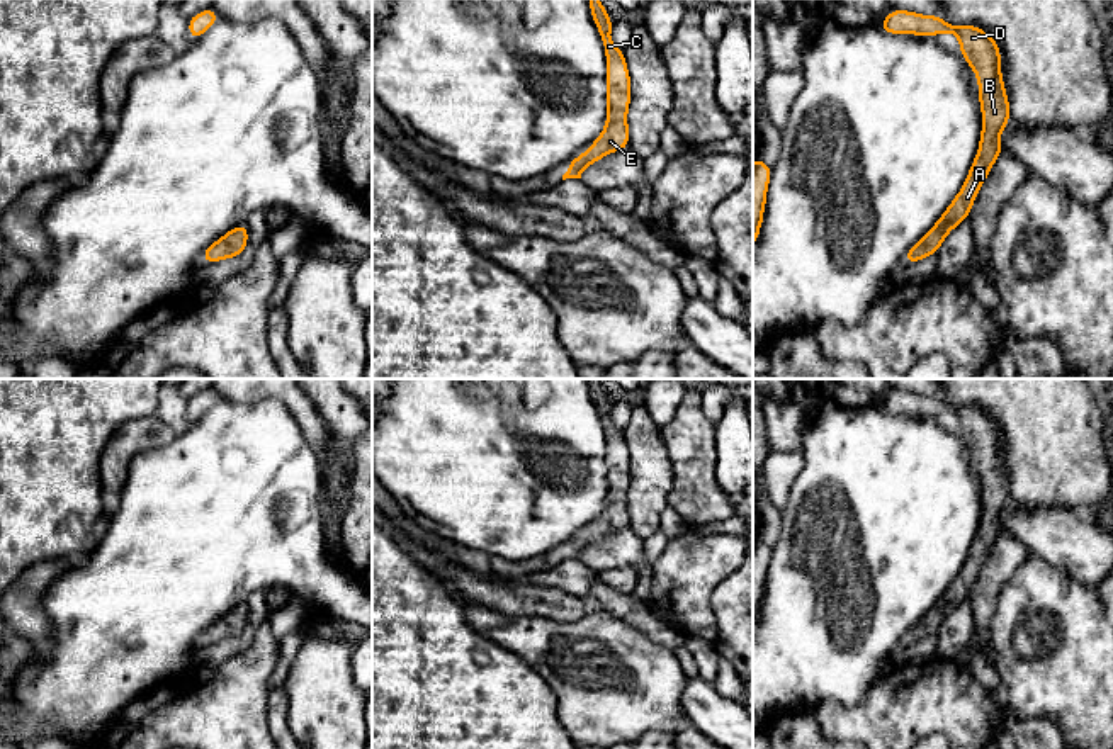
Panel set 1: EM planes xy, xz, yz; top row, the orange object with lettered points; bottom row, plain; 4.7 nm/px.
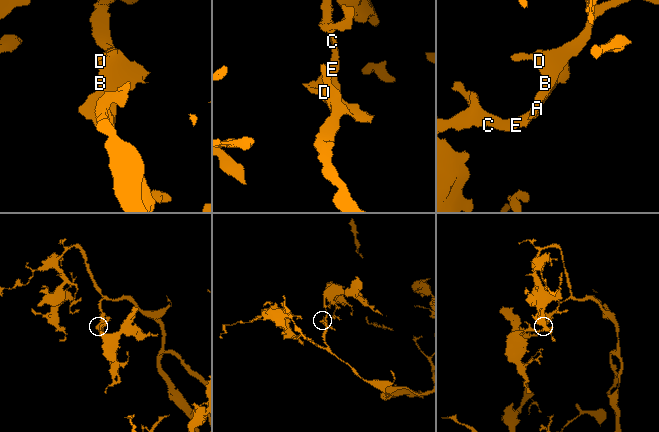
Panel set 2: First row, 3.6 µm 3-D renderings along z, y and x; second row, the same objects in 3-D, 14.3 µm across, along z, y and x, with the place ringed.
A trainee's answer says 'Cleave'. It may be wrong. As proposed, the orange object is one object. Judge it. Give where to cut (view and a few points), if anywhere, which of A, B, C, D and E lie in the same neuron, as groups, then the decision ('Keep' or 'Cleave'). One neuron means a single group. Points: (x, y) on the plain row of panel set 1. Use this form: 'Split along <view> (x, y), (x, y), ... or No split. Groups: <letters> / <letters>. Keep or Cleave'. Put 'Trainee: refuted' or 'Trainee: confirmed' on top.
Trainee: refuted
No split. Groups: A B C D E. Keep

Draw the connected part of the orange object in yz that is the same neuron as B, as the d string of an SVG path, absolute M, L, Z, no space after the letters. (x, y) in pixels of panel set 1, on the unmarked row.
M894 389L879 408L889 414L938 416L950 413L960 421L960 435L967 440L979 460L979 481L982 487L982 513L979 532L967 560L936 605L906 634L906 644L912 645L924 637L936 635L946 615L969 600L969 589L980 572L994 542L1003 533L999 516L1009 503L1009 481L1001 457L1001 435L997 423L977 406L953 406L938 396L921 396Z

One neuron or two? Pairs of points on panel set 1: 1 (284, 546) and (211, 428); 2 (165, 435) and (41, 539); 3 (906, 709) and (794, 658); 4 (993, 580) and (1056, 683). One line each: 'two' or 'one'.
1: one
2: two
3: two
4: two

